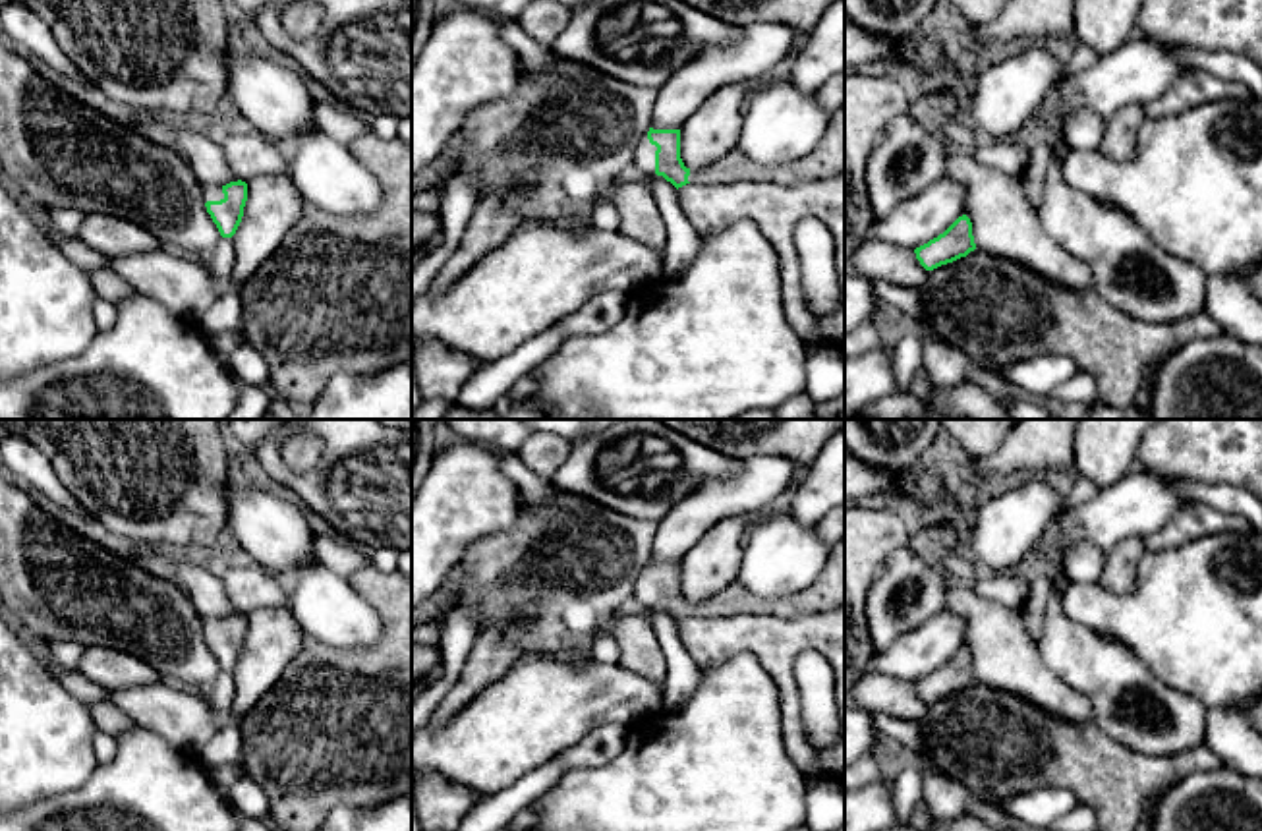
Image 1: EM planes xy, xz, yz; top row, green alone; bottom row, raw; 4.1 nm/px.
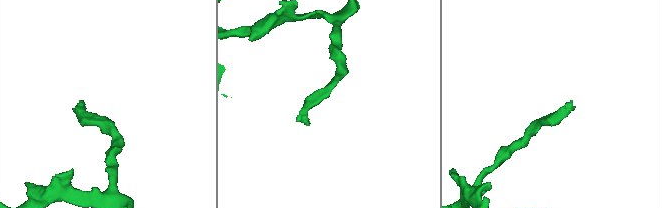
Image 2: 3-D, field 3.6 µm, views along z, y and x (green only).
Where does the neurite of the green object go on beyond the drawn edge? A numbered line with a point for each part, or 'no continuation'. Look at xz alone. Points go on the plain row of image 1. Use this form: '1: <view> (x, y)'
1: xz (644, 594)

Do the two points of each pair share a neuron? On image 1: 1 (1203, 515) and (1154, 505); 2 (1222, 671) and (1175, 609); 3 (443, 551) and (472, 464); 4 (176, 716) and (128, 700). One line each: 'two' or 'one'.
1: two
2: one
3: one
4: one

